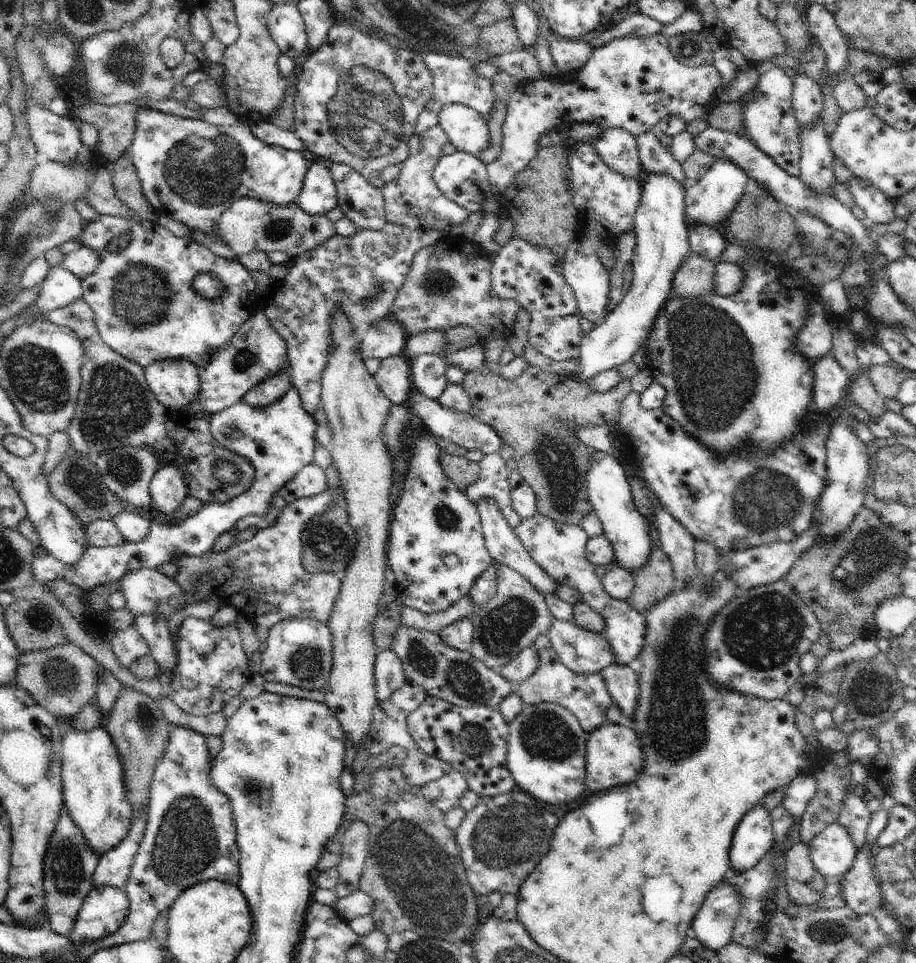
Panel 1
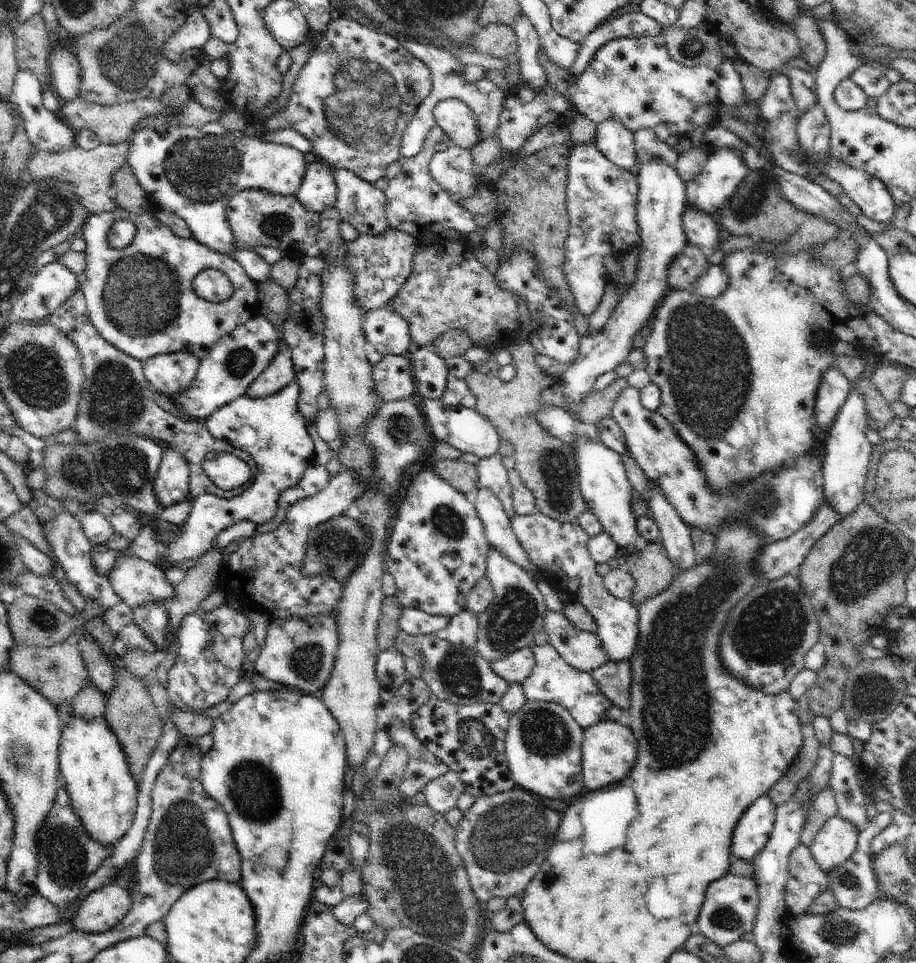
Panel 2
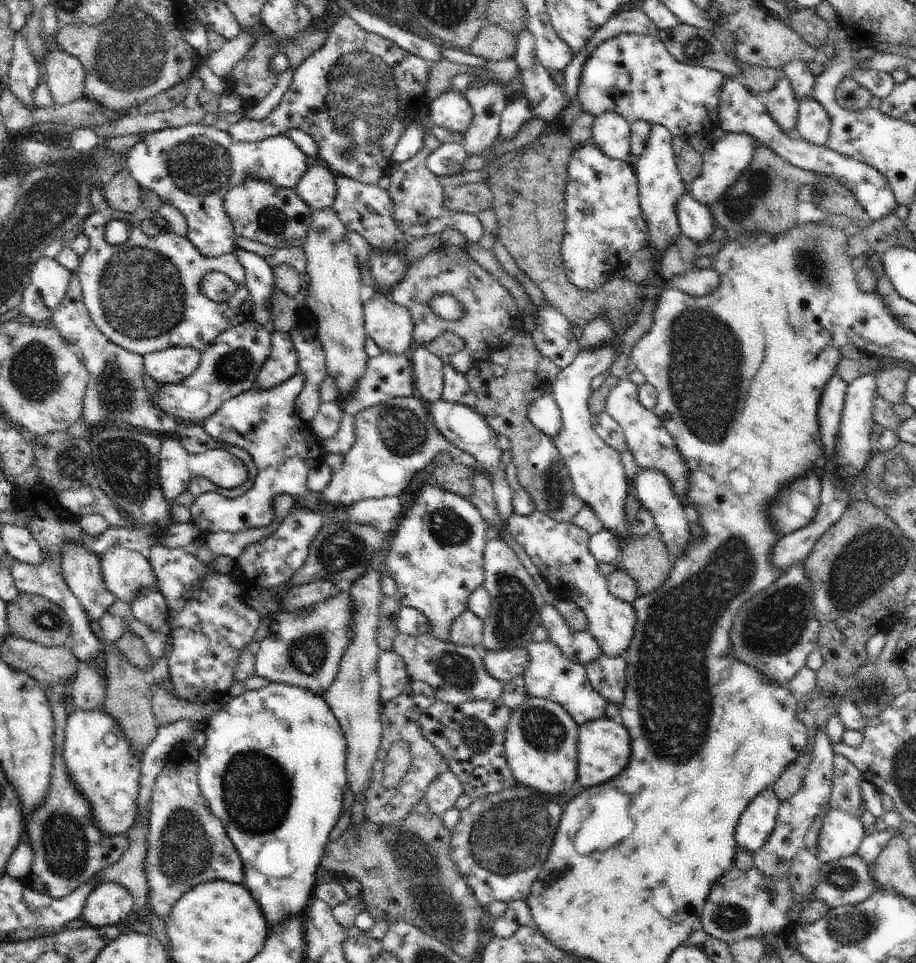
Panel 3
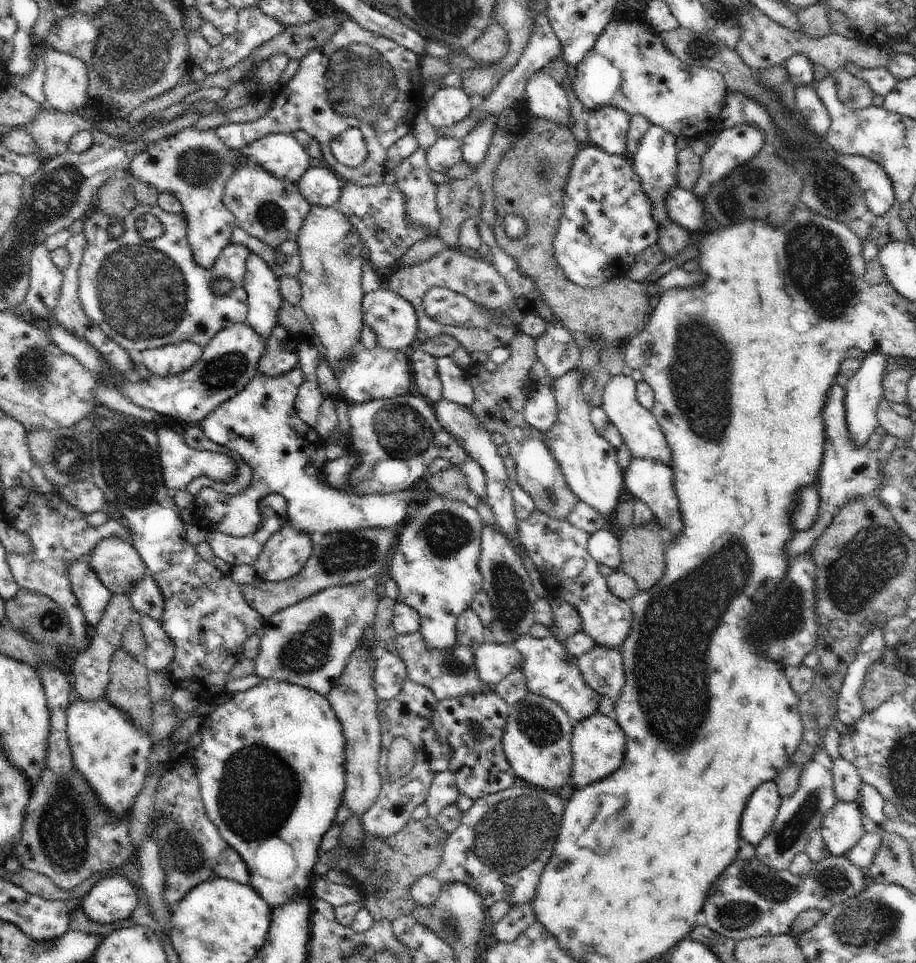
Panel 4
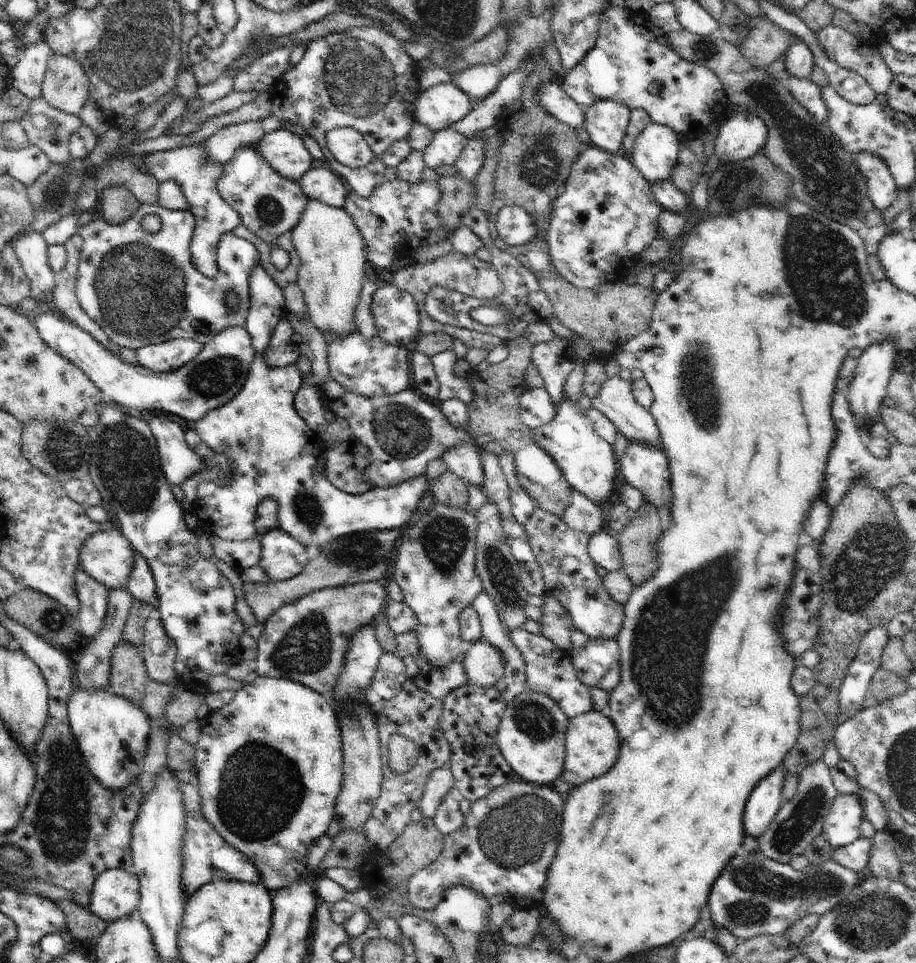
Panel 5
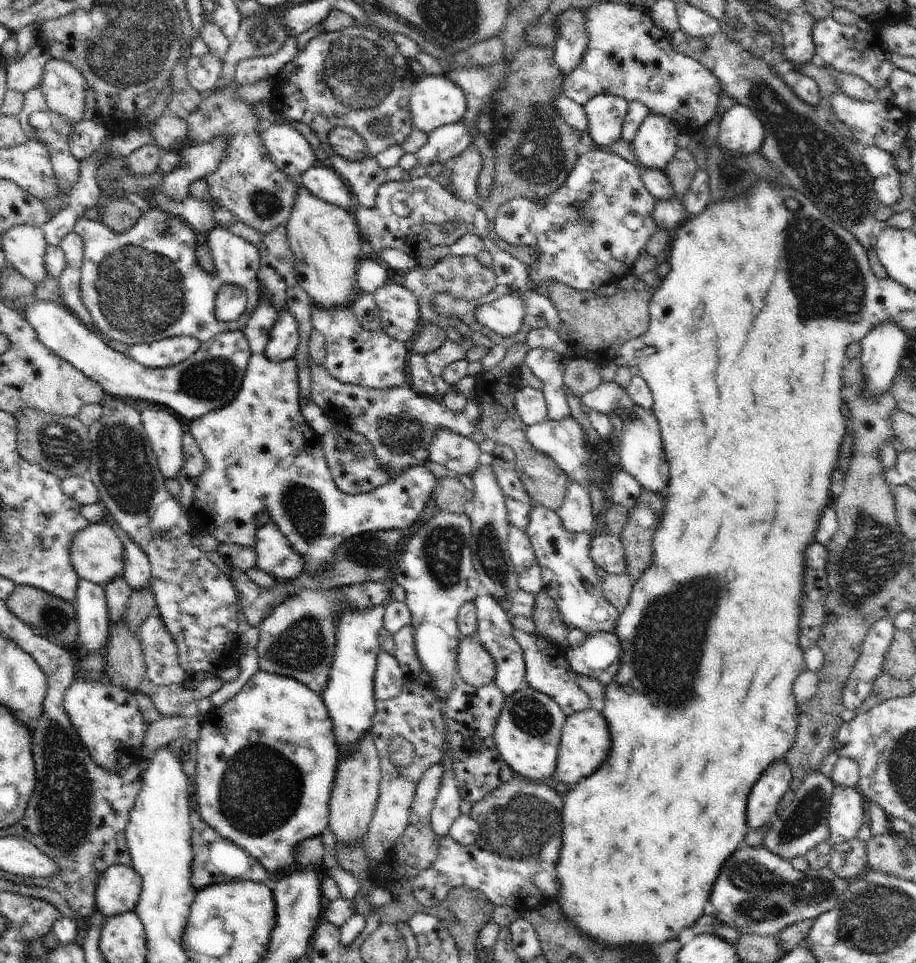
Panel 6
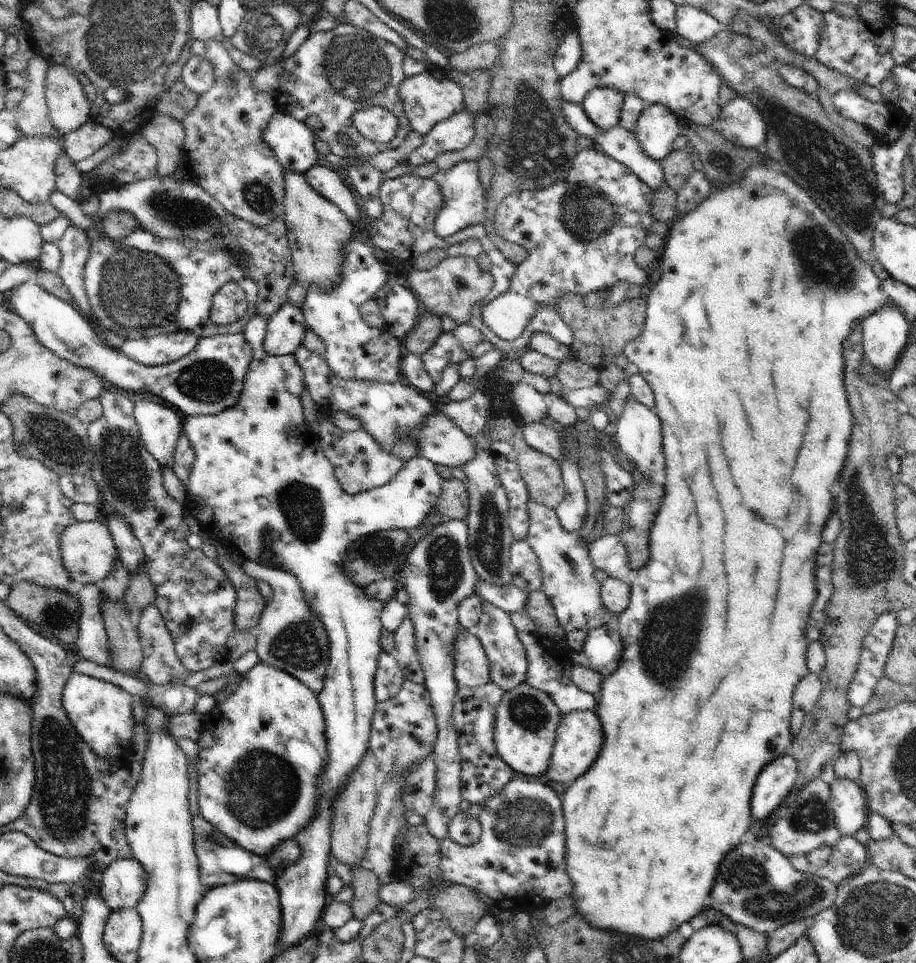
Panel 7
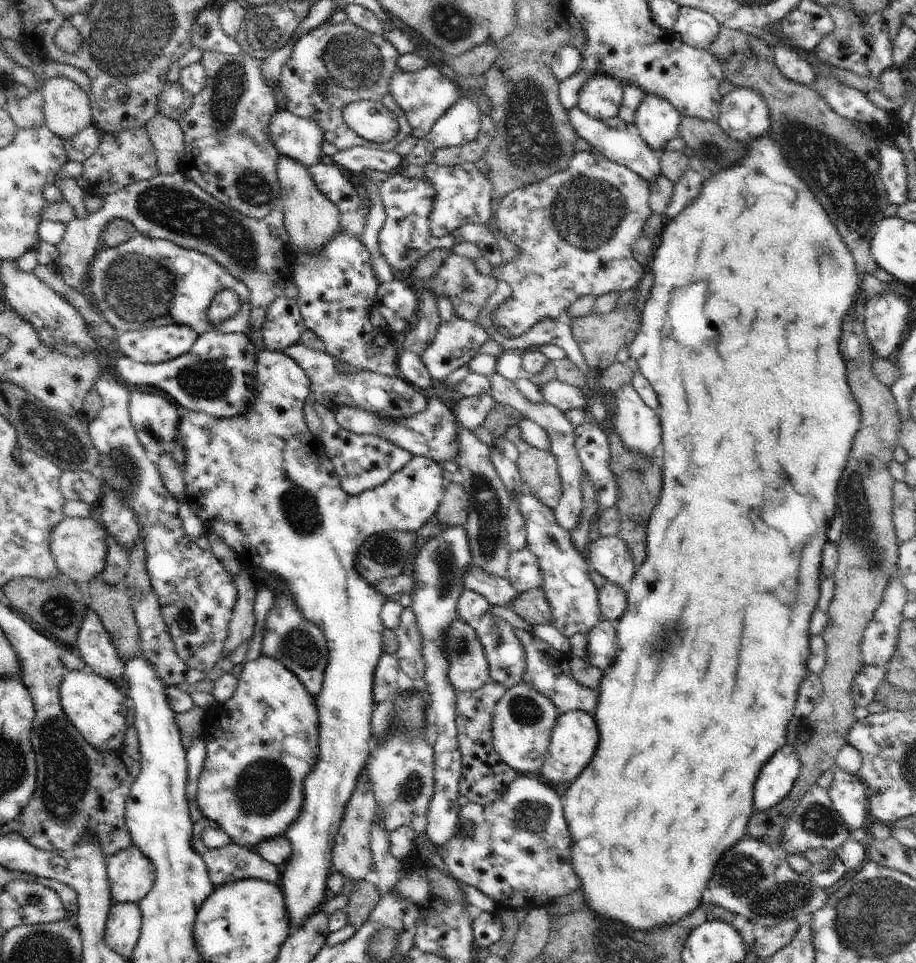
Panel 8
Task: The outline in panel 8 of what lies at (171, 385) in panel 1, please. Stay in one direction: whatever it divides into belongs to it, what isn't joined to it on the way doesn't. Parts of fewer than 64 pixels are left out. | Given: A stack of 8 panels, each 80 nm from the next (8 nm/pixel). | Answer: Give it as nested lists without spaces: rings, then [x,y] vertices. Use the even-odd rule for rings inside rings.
[[[170,324],[120,333],[114,347],[137,363],[163,363],[186,354],[198,337],[193,328]]]

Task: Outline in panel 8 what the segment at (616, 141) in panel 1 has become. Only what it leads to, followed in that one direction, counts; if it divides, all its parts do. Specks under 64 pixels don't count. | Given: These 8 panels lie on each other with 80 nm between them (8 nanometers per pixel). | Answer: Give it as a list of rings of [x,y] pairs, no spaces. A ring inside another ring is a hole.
[[[598,74],[581,88],[576,107],[597,121],[607,121],[617,116],[622,99],[623,84]]]

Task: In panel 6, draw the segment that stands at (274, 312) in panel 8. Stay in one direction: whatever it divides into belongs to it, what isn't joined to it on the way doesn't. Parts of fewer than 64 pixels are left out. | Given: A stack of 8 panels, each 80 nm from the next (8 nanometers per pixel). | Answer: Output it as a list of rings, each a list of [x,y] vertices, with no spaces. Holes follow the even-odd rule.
[[[285,308],[281,310],[276,323],[270,330],[270,340],[265,347],[265,354],[272,362],[284,362],[293,358],[299,346],[300,324]]]

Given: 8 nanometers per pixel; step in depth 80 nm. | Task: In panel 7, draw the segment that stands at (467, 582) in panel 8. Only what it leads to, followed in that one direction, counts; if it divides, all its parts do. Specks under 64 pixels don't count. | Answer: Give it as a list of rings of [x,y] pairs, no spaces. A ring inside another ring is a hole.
[[[478,578],[474,590],[476,593],[478,592],[481,599],[510,614],[524,612],[526,602],[528,602],[528,593],[516,588],[512,583],[498,586],[498,584],[492,584],[492,582]]]

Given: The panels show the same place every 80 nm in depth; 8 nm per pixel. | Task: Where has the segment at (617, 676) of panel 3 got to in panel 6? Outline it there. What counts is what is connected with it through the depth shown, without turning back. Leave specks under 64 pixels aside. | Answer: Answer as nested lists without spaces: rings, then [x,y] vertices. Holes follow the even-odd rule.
[[[594,632],[588,634],[581,647],[566,649],[567,658],[576,675],[582,674],[596,678],[608,686],[622,658],[620,640],[615,632]]]

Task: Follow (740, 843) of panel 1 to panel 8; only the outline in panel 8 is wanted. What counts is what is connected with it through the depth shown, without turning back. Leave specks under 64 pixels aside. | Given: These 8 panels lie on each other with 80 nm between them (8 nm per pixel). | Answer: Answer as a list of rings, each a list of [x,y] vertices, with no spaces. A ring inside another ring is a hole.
[[[786,744],[764,764],[754,784],[754,812],[766,812],[780,804],[792,790],[802,763],[794,746]]]

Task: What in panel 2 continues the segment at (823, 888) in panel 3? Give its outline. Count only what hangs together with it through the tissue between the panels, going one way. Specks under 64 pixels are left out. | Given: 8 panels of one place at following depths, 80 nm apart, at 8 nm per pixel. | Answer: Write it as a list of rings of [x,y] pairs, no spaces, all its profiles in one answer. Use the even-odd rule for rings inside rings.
[[[884,811],[879,813],[872,820],[869,820],[866,826],[859,832],[857,840],[856,850],[852,853],[852,856],[841,864],[839,867],[833,869],[831,873],[827,874],[830,887],[833,890],[837,903],[840,907],[846,907],[847,909],[865,909],[870,903],[873,903],[880,898],[880,888],[877,879],[877,873],[874,870],[871,853],[872,839],[880,834],[888,825],[893,821],[892,812]]]

